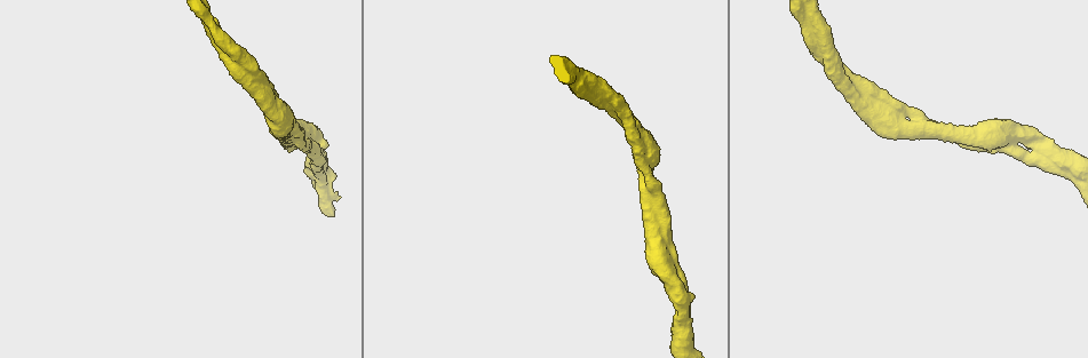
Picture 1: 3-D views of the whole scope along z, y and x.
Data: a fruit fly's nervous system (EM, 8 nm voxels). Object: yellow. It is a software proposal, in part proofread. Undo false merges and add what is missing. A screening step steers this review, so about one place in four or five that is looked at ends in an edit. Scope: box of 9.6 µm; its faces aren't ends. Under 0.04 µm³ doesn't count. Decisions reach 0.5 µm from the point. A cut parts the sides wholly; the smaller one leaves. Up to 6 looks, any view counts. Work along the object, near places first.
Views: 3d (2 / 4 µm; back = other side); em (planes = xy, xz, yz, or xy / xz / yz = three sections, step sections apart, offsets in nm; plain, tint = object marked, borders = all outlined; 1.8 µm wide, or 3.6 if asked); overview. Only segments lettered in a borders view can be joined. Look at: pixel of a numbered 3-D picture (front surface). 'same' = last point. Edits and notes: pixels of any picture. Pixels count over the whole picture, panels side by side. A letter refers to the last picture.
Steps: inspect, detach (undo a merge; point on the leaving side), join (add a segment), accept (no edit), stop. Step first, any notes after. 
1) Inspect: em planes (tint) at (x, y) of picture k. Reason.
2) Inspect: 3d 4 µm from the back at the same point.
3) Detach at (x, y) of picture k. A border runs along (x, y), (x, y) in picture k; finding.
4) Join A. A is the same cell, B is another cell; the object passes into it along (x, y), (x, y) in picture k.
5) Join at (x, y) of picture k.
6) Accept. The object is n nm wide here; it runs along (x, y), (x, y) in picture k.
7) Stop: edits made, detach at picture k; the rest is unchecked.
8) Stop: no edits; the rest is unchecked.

Inspect: em xy step 8 (tint) at (681, 300) of picture 1. Branch point.

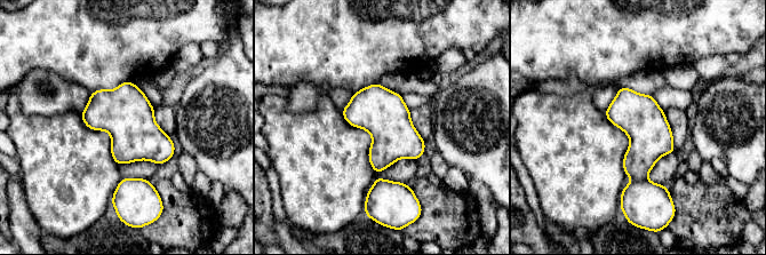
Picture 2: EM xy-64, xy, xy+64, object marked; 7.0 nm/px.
Inspect: em xy step 8 (borders) at the same point. See the neighbours.

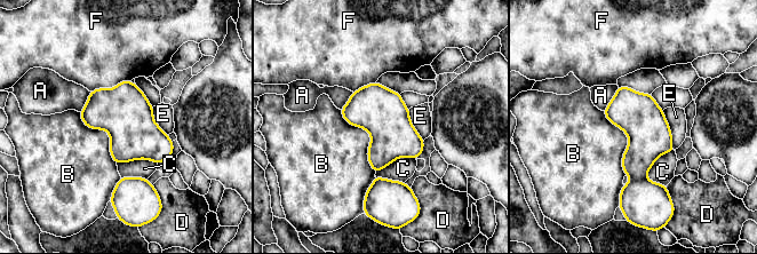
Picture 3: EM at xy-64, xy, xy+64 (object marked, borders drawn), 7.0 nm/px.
Accept. The longest contact is with B, 500 nm; A, B, C, D, E and F are other cells; a border runs along (340, 110), (369, 134), (375, 173) in picture 3; one cell here.

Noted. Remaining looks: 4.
Inspect: em 3.6 µm planes (borders) at (893, 127) of picture 1. A fork.

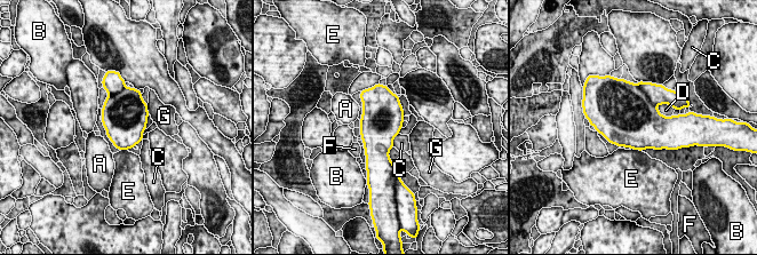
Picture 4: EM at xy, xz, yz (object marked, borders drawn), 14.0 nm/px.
Accept. A, B, C, D, E, F and G are other cells; a border runs along (398, 133), (393, 138), (392, 146) in picture 4; continuous, no second cell.

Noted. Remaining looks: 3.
Inspect: 3d 2 µm at (573, 80) of picture 1.

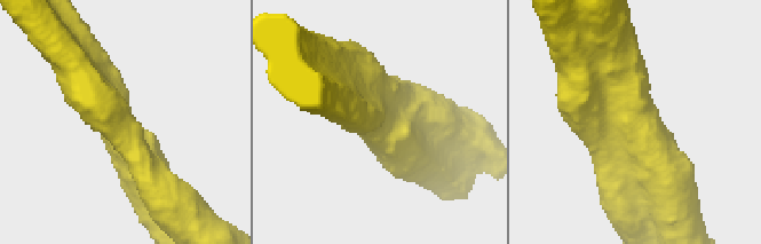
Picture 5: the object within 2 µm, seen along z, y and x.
Inspect: em planes (borders) at (629, 126) of picture 5. Shape alone is not enough.

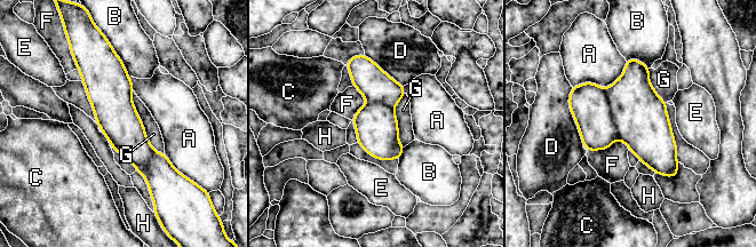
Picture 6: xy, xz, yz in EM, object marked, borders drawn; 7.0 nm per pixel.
Accept. A, B, C, D, E, F, G and H are other cells; it runs along (108, 54), (151, 182) in picture 6; all the same cell.

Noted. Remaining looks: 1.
Stop: no edits; the rest is unchecked.

